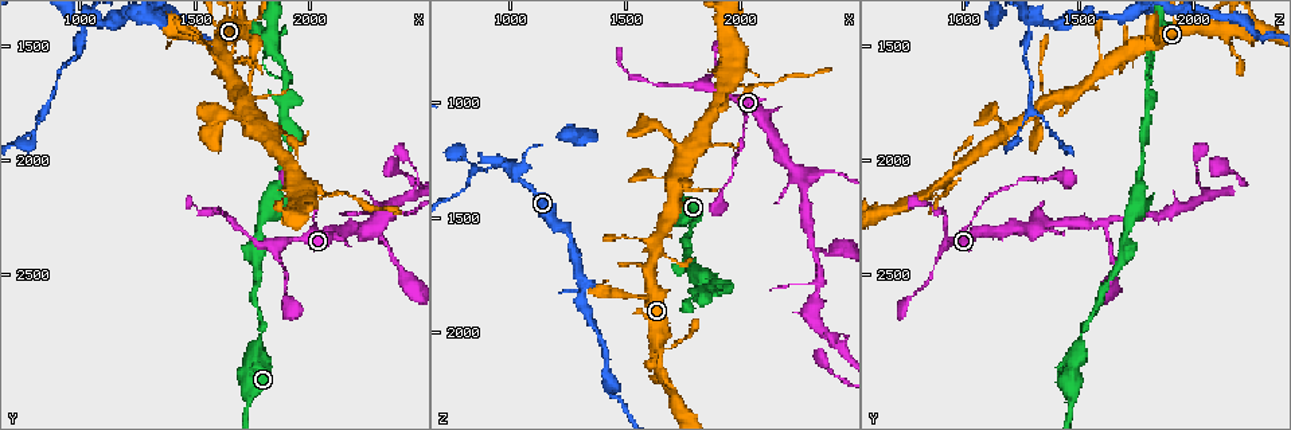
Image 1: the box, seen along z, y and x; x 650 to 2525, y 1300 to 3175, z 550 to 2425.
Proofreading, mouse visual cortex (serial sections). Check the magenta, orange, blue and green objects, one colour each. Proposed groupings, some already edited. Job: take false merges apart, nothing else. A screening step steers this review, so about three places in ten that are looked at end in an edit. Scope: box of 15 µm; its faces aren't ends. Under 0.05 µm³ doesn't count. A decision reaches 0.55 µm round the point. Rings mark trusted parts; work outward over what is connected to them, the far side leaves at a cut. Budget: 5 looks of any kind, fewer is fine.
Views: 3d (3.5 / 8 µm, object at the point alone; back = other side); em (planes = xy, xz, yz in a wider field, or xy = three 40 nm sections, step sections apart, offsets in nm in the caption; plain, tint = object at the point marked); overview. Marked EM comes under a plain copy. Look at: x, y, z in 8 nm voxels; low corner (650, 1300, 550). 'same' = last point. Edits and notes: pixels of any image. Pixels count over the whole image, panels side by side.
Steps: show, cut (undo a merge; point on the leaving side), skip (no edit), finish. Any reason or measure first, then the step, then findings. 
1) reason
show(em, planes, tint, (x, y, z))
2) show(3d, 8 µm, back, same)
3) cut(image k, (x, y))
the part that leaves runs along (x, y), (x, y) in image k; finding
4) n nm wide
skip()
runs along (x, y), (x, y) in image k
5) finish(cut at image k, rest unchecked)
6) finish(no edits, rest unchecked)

four or more arms meet
show(3d, 3.5 µm, back, (1980, 2090, 900))

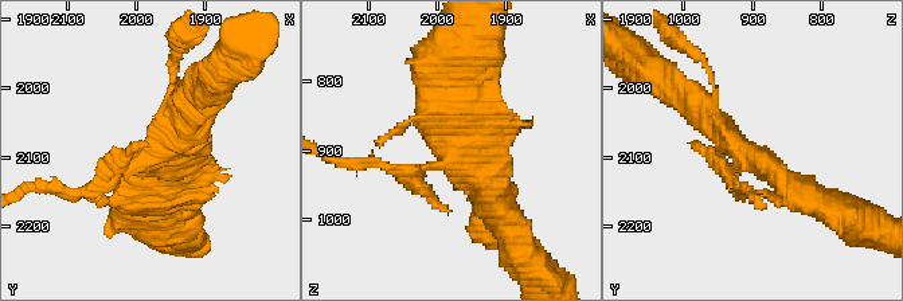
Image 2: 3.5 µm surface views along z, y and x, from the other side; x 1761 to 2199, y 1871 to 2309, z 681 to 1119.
shape alone is not enough
show(em, xy, step 2, tint, (1975, 2095, 915))

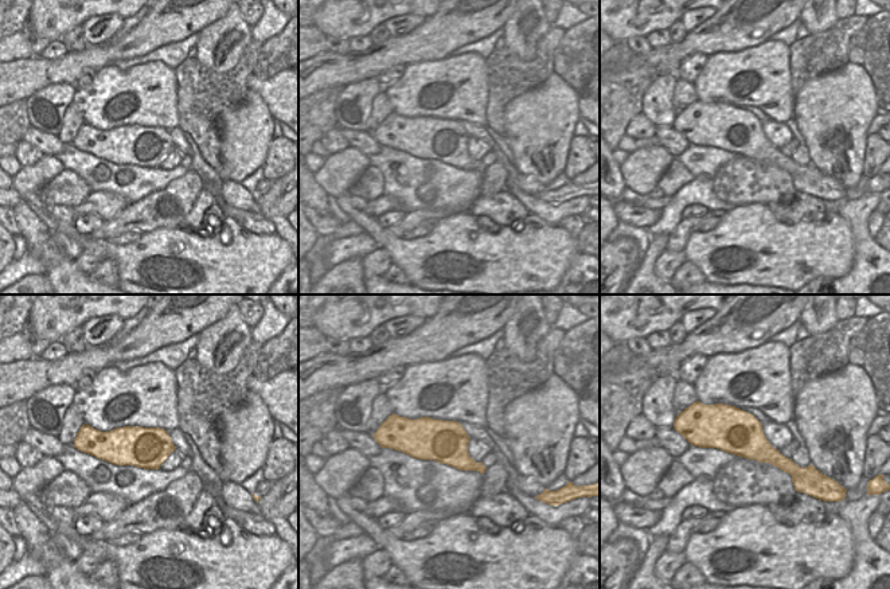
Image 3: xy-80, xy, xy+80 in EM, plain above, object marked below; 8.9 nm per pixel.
cut(image 2, (376, 163))
a second cell is stuck on

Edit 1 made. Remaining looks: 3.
show(overview)

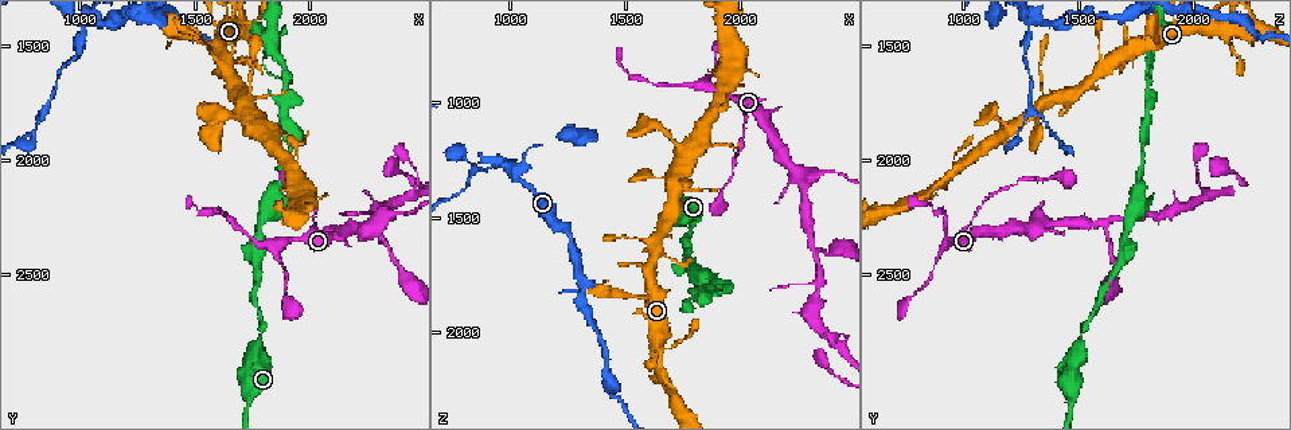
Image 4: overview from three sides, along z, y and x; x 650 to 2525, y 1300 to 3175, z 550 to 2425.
three-way junction
show(3d, 3.5 µm, back, (2280, 2280, 1370))

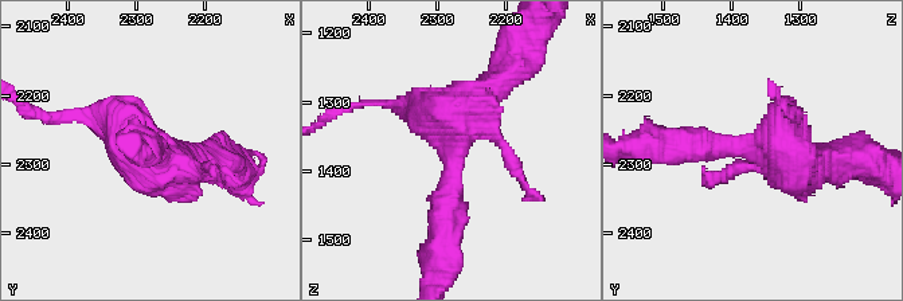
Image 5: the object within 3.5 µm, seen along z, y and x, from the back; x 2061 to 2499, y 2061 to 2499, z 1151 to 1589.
shape alone is not enough
show(em, xy, step 5, tint, (2275, 2285, 1355))

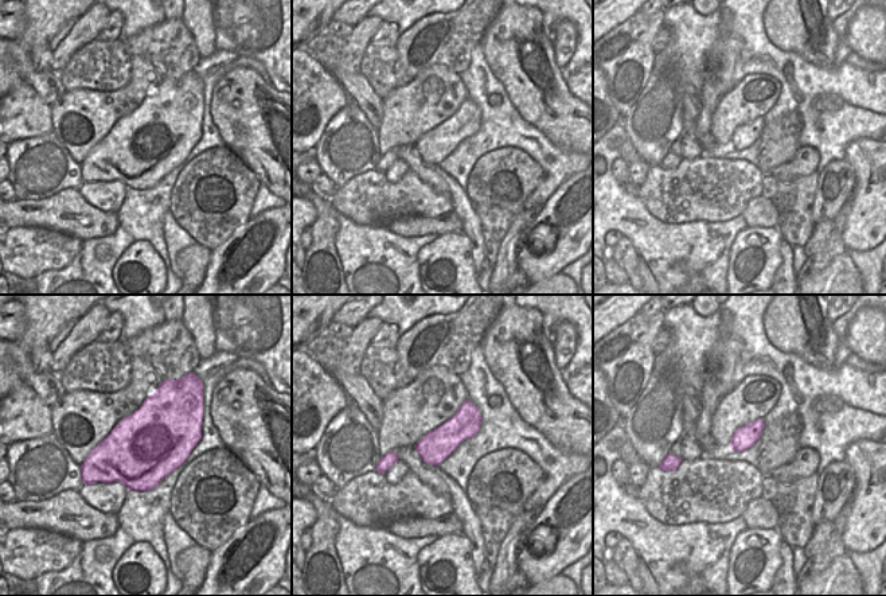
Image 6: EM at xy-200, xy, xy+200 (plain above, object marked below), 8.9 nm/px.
skip()
runs along (518, 53), (456, 117), (448, 207) in image 5; all the same cell

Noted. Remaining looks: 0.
finish(cut at image 2, rest unchecked)

